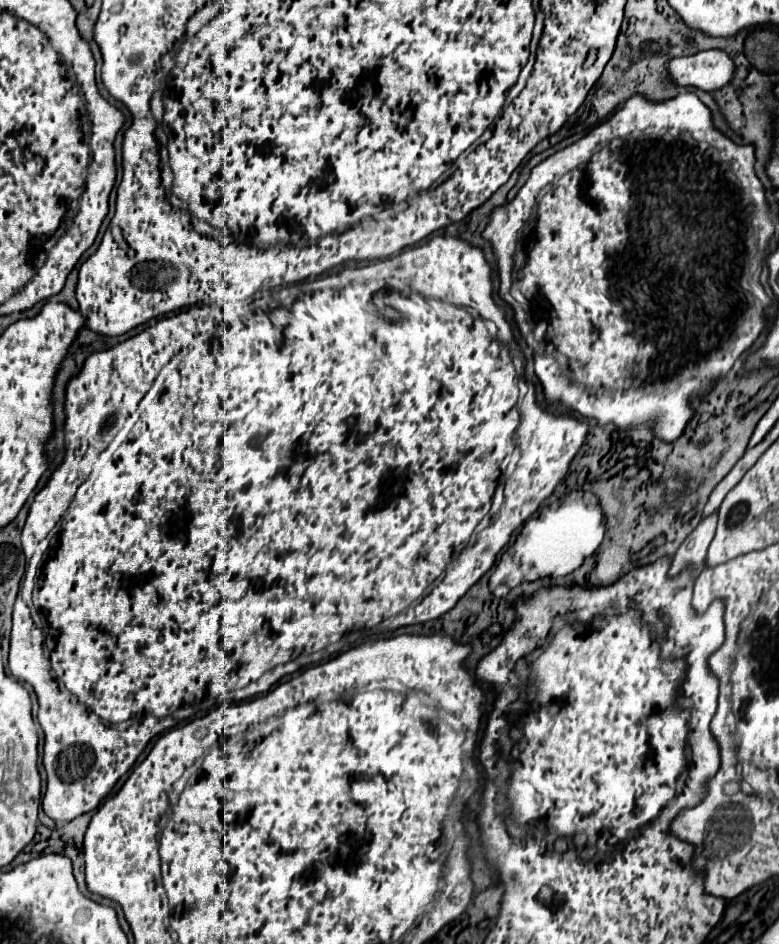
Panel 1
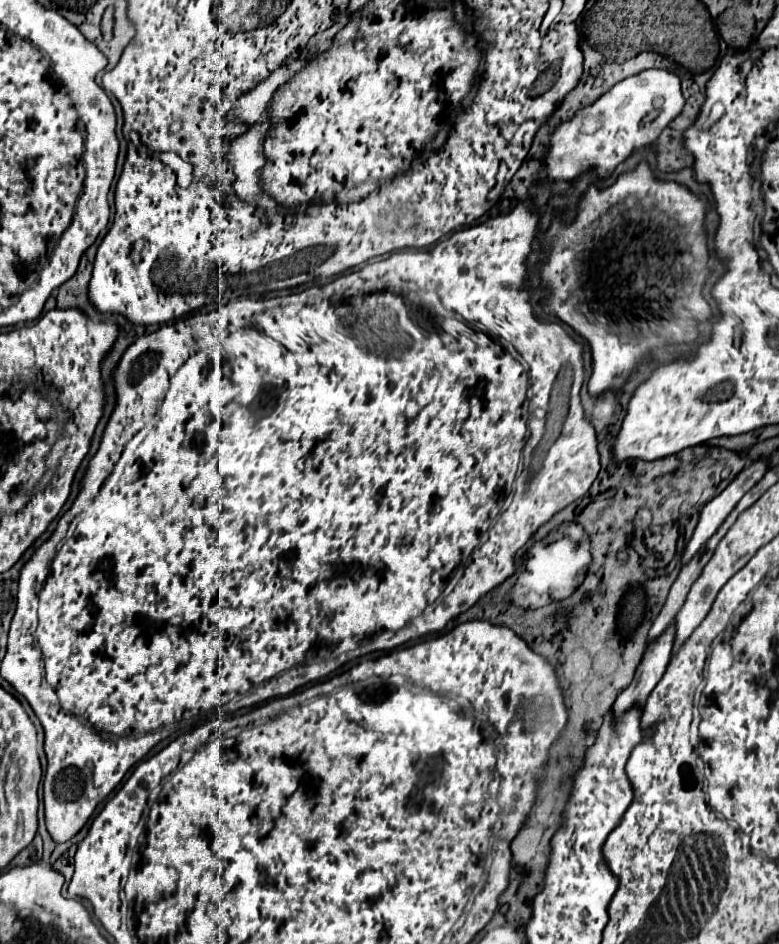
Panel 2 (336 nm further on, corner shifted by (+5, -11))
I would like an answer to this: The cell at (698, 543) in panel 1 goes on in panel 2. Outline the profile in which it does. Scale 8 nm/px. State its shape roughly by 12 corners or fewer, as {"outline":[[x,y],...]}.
{"outline":[[673,623],[647,645],[633,681],[613,703],[617,715],[645,705],[667,669]]}

